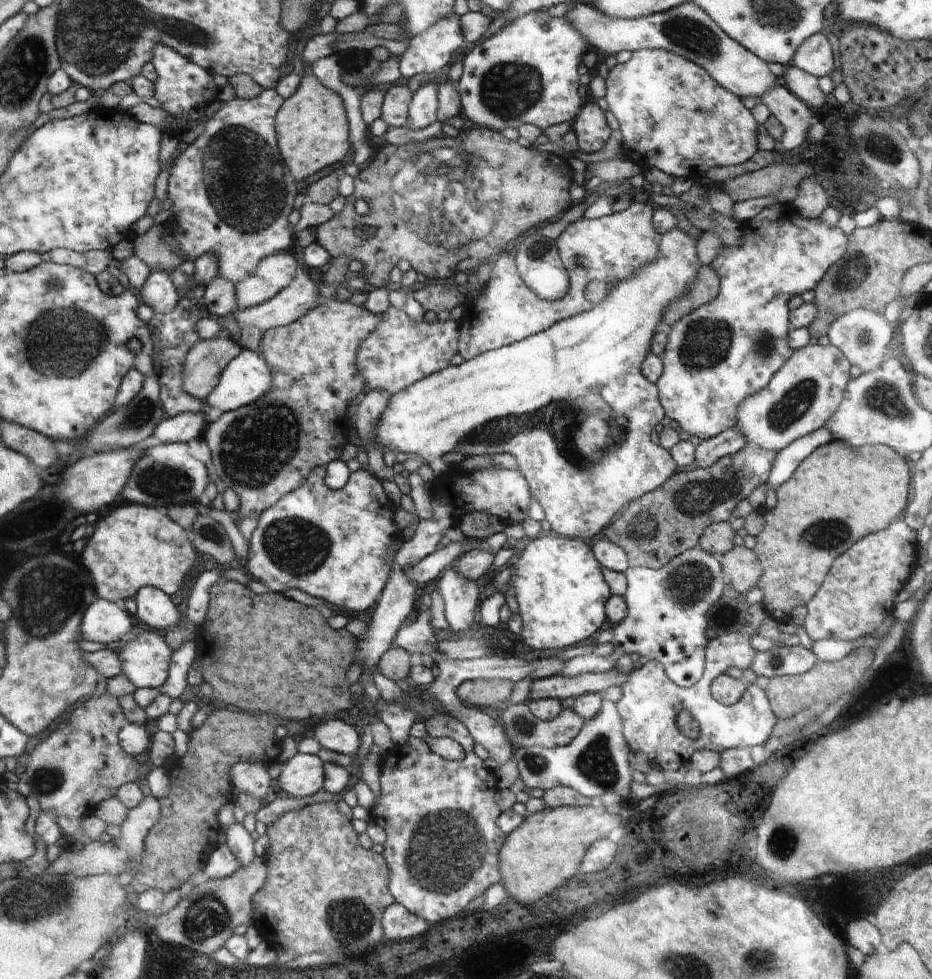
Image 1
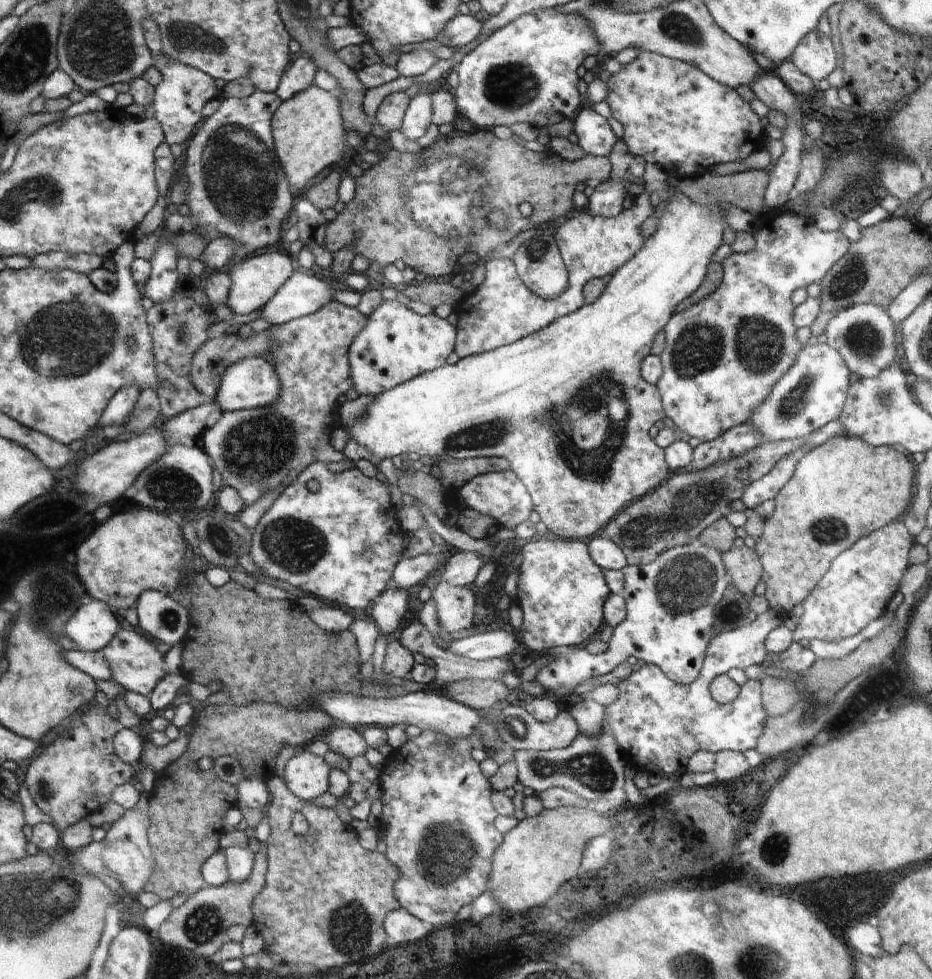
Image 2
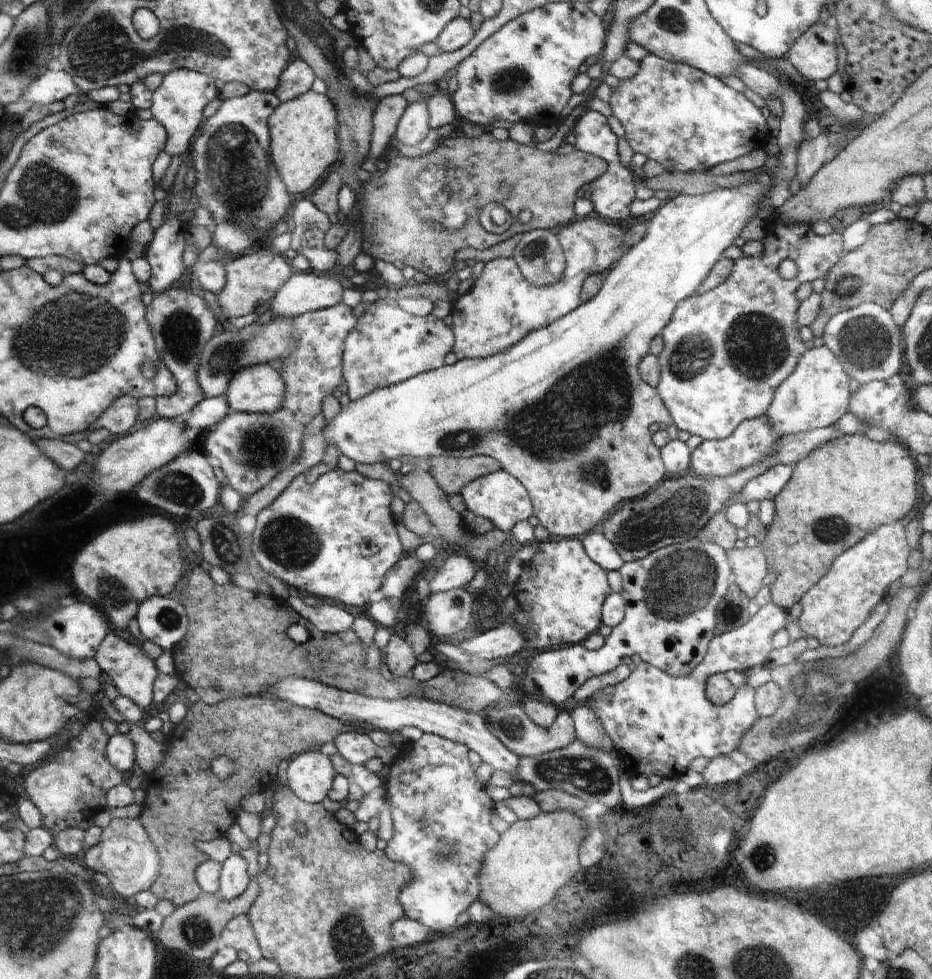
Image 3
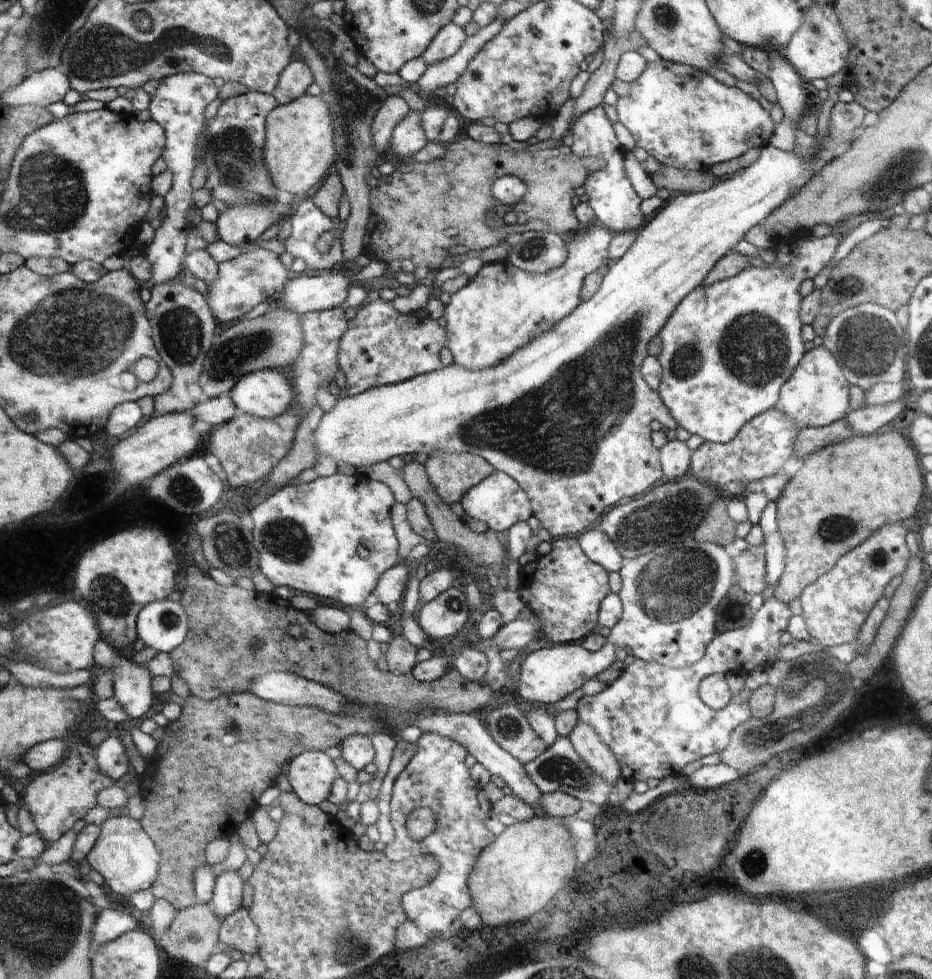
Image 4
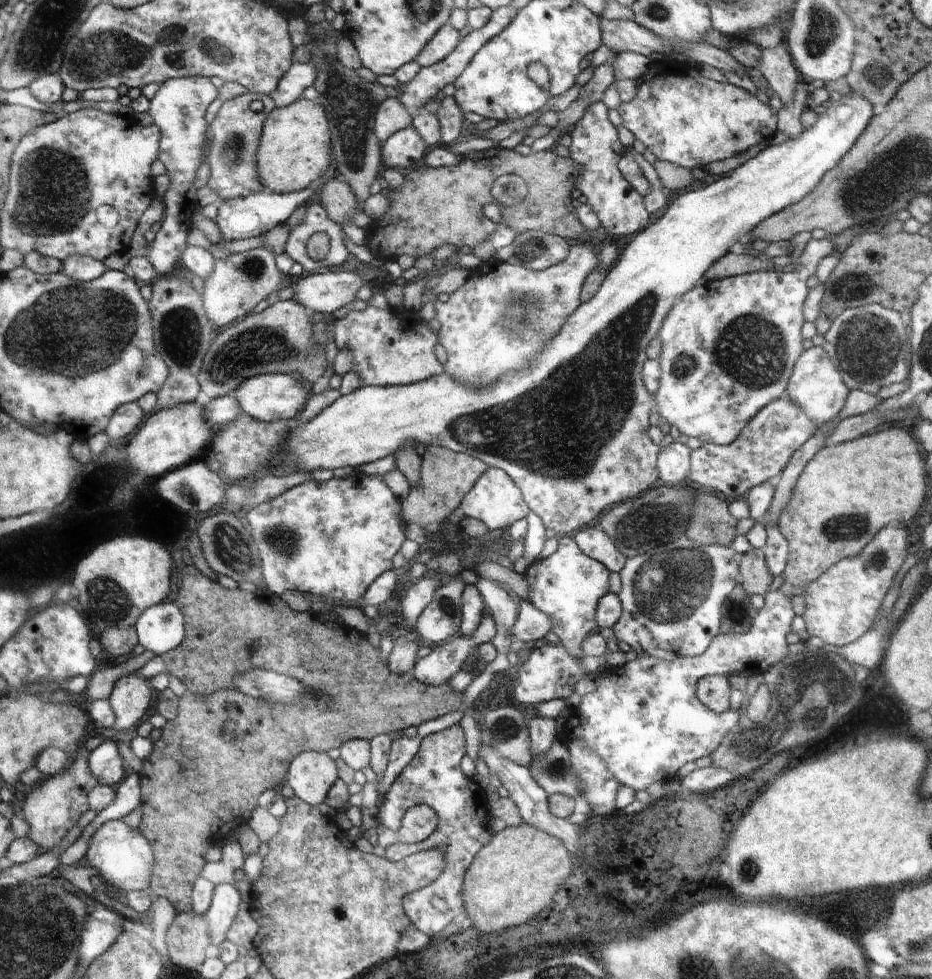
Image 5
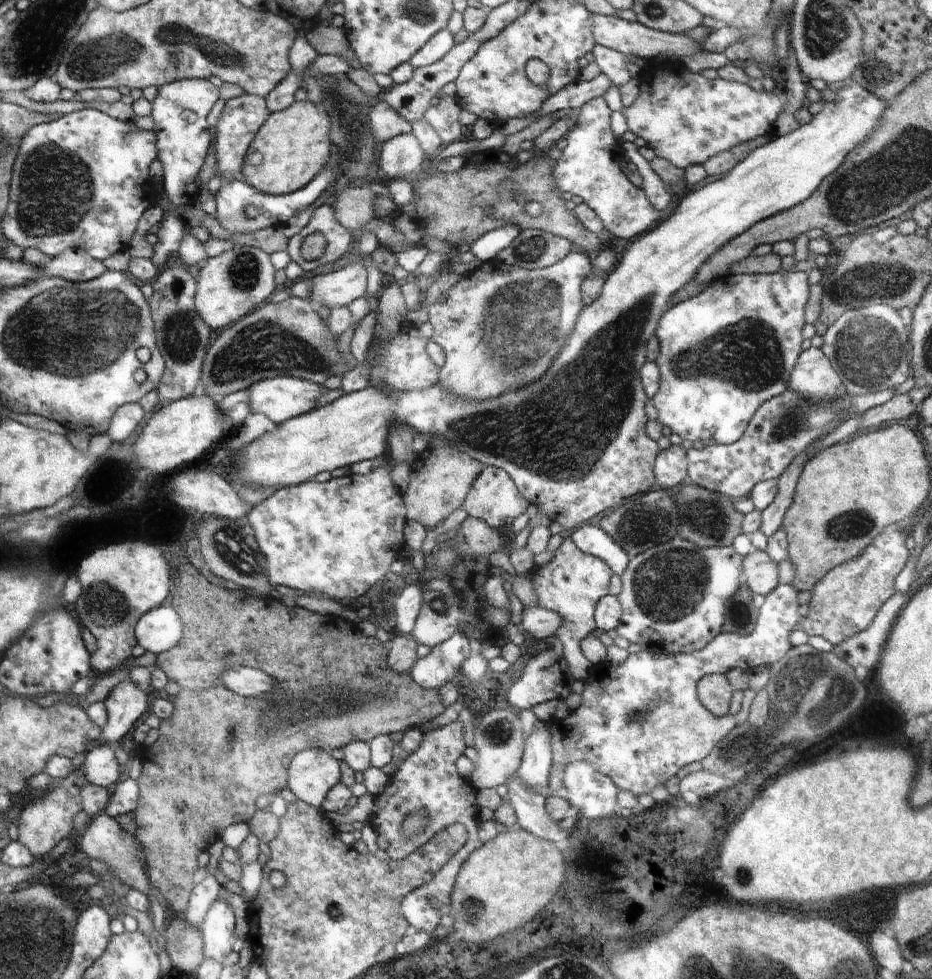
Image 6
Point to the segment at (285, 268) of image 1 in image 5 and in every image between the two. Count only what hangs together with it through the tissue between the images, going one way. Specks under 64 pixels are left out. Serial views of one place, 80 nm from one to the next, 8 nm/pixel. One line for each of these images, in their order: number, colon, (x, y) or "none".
2: (258, 279)
3: (252, 279)
4: (243, 282)
5: (238, 282)

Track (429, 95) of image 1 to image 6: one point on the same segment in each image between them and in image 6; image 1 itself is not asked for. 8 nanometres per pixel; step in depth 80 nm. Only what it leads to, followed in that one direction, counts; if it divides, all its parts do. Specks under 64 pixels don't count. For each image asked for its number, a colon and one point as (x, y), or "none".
2: (418, 117)
3: (413, 127)
4: (408, 137)
5: (404, 150)
6: (401, 157)

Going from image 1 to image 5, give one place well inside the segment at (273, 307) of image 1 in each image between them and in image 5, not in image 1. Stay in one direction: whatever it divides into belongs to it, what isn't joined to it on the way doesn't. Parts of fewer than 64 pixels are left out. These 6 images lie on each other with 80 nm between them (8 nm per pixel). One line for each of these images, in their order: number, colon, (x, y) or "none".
2: (303, 294)
3: (305, 292)
4: (305, 293)
5: (326, 292)

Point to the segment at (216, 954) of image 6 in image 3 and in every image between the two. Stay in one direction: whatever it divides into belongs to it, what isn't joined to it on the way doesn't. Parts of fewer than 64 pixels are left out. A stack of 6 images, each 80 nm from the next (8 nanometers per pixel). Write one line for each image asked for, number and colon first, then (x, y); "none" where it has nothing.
3: (234, 879)
4: (227, 897)
5: (226, 898)

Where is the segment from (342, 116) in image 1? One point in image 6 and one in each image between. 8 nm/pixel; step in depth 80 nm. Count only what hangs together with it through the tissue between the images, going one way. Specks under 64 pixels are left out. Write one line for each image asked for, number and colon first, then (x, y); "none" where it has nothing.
2: (307, 129)
3: (303, 143)
4: (299, 148)
5: (294, 150)
6: (294, 146)

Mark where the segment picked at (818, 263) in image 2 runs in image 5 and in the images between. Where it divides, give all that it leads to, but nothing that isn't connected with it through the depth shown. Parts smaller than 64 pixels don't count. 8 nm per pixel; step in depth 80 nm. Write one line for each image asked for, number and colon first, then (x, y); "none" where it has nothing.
3: (725, 352)
4: (728, 349)
5: (728, 346)

